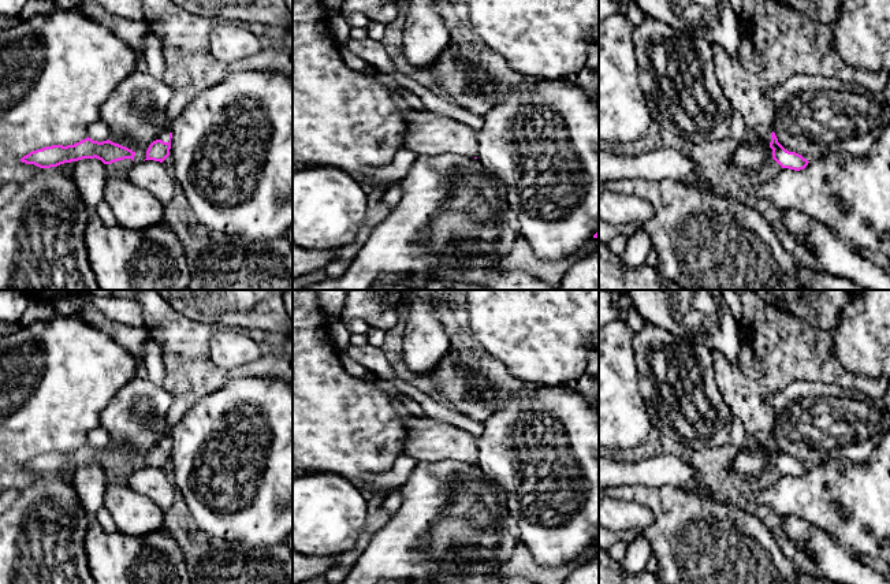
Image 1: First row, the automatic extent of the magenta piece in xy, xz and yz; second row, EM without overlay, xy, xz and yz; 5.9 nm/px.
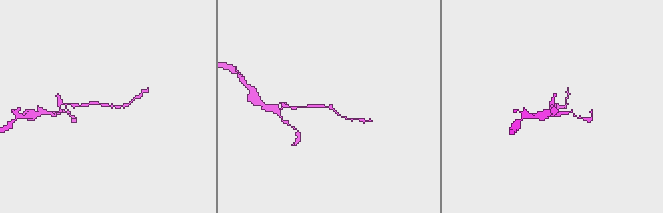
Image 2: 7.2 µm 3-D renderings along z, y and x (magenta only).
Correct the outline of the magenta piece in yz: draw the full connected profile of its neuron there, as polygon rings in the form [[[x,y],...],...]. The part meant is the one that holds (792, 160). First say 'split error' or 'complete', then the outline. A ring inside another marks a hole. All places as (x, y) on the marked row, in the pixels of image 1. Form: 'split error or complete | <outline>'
complete | [[[771,133],[770,148],[772,149],[772,159],[782,167],[794,171],[804,170],[808,165],[808,160],[796,152],[786,150],[779,142],[775,133]]]

